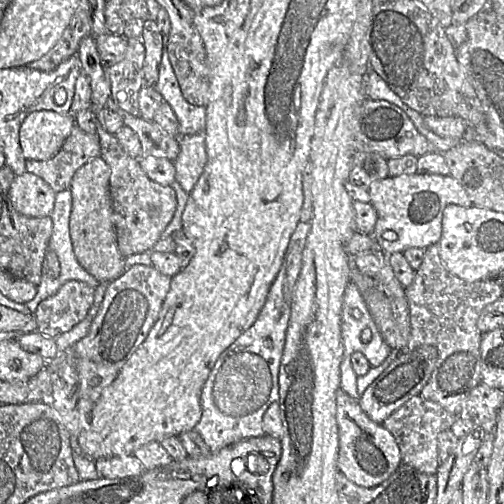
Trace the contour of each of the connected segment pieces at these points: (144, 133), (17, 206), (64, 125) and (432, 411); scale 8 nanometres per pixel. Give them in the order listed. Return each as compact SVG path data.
M111 98L106 107L117 112L124 126L131 128L138 136L142 147L142 158L156 157L175 161L180 153L178 137L161 129L154 121L146 121L122 110Z
M24 172L16 175L9 189L14 209L28 217L50 216L56 192L40 177Z
M51 110L30 113L19 129L19 142L26 159L49 160L61 149L75 126L75 116Z
M414 396L392 413L381 425L395 438L402 456L402 462L426 474L436 474L442 463L439 459L439 435L451 429L458 416L446 411L439 404Z

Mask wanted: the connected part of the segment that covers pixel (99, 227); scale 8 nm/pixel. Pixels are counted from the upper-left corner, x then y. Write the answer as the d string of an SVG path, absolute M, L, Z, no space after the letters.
M100 156L94 157L75 172L68 188L72 197L69 232L74 253L80 265L99 282L111 282L119 278L127 269L126 257L120 253L117 246L116 231L112 220L110 174L111 170L108 164Z

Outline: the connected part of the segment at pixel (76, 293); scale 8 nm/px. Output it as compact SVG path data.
M69 280L52 296L42 300L35 312L37 329L55 338L82 321L93 303L94 289L84 282Z

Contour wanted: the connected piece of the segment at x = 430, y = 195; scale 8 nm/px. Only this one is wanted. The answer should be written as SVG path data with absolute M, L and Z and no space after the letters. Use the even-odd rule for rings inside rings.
M409 174L387 177L373 182L368 193L371 204L377 211L378 220L373 233L379 247L386 254L404 253L409 248L426 249L438 244L442 236L442 219L445 208L449 204L463 207L473 206L468 194L461 184L451 175L439 174ZM393 230L398 238L389 241L383 234Z

